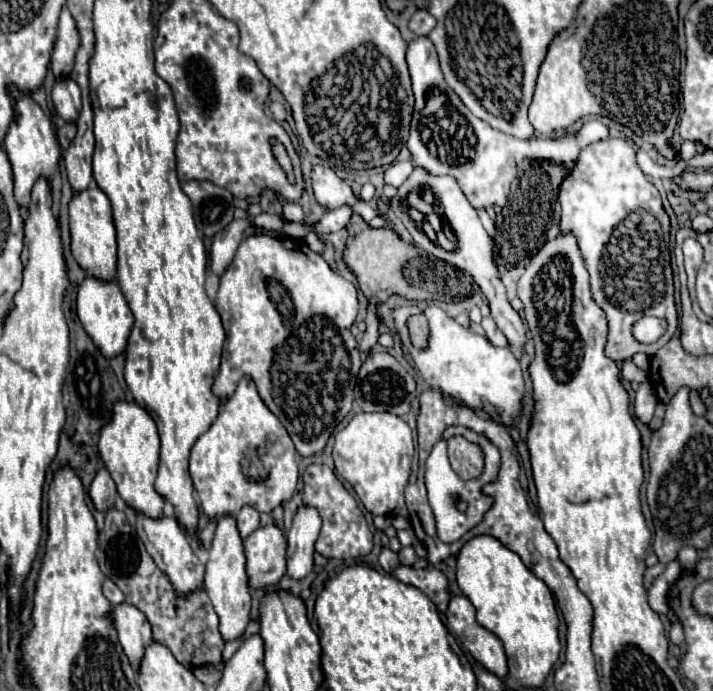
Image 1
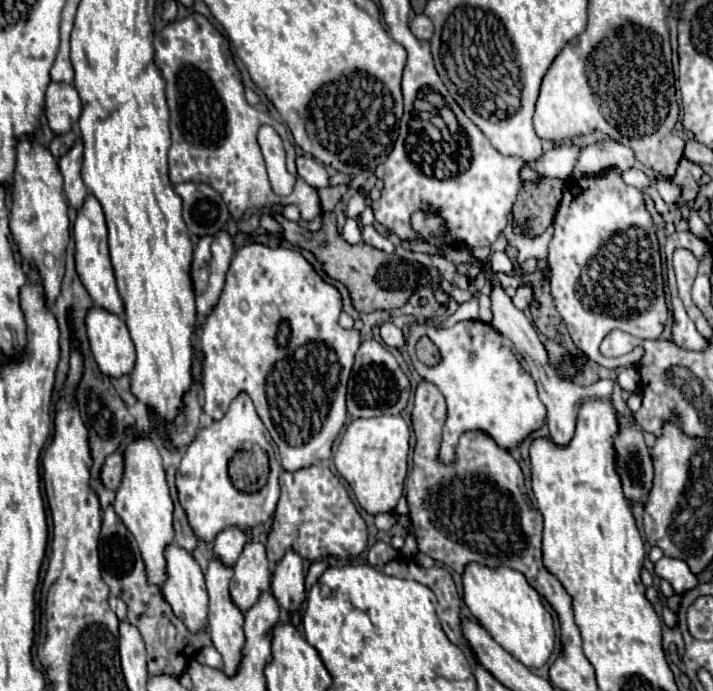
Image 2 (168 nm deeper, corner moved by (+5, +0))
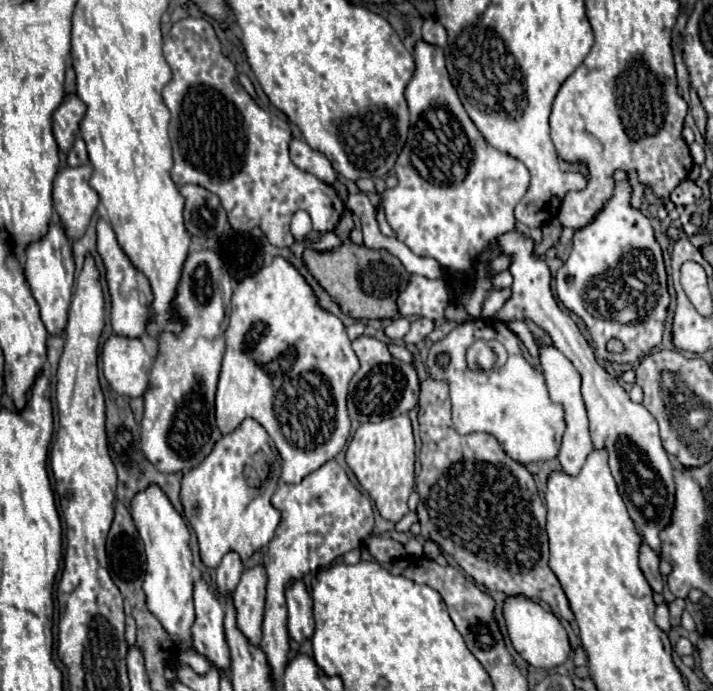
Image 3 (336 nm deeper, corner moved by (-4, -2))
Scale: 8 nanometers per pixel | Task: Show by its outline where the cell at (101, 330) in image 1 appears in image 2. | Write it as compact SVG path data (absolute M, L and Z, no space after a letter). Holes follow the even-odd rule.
M95 307L87 315L87 337L97 365L107 377L119 379L133 371L135 347L123 319Z

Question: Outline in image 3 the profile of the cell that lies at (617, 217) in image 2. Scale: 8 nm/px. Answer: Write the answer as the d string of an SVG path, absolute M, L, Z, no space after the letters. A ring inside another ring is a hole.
M626 181L616 183L614 195L602 207L602 211L594 217L594 221L580 227L574 233L572 251L570 251L564 267L560 267L556 273L556 295L560 297L560 301L564 303L566 309L576 313L586 323L586 329L590 333L590 339L594 343L592 347L596 349L596 353L604 361L612 361L612 363L620 363L620 365L636 363L638 359L642 359L654 347L660 345L662 333L666 327L668 305L670 305L662 249L656 241L650 219L630 205L630 197L632 197L630 183L626 183ZM610 339L620 339L626 345L626 351L622 355L608 353L606 343Z

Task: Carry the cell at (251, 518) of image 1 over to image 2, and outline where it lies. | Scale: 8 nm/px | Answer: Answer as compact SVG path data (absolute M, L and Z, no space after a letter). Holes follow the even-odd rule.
M229 527L217 535L213 543L213 553L225 567L233 567L243 547L245 547L245 533L239 527Z

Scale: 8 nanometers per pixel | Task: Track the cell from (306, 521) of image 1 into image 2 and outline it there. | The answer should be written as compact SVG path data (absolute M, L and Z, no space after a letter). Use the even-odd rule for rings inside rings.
M289 551L275 565L271 577L271 591L287 615L301 609L301 603L305 601L305 575L303 559L295 551Z

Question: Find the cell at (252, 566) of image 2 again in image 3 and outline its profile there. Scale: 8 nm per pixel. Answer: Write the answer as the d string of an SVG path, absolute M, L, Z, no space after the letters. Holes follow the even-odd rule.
M254 565L242 573L238 587L234 589L234 607L238 611L238 627L258 645L262 637L262 615L264 615L264 597L266 597L266 569L264 565Z

